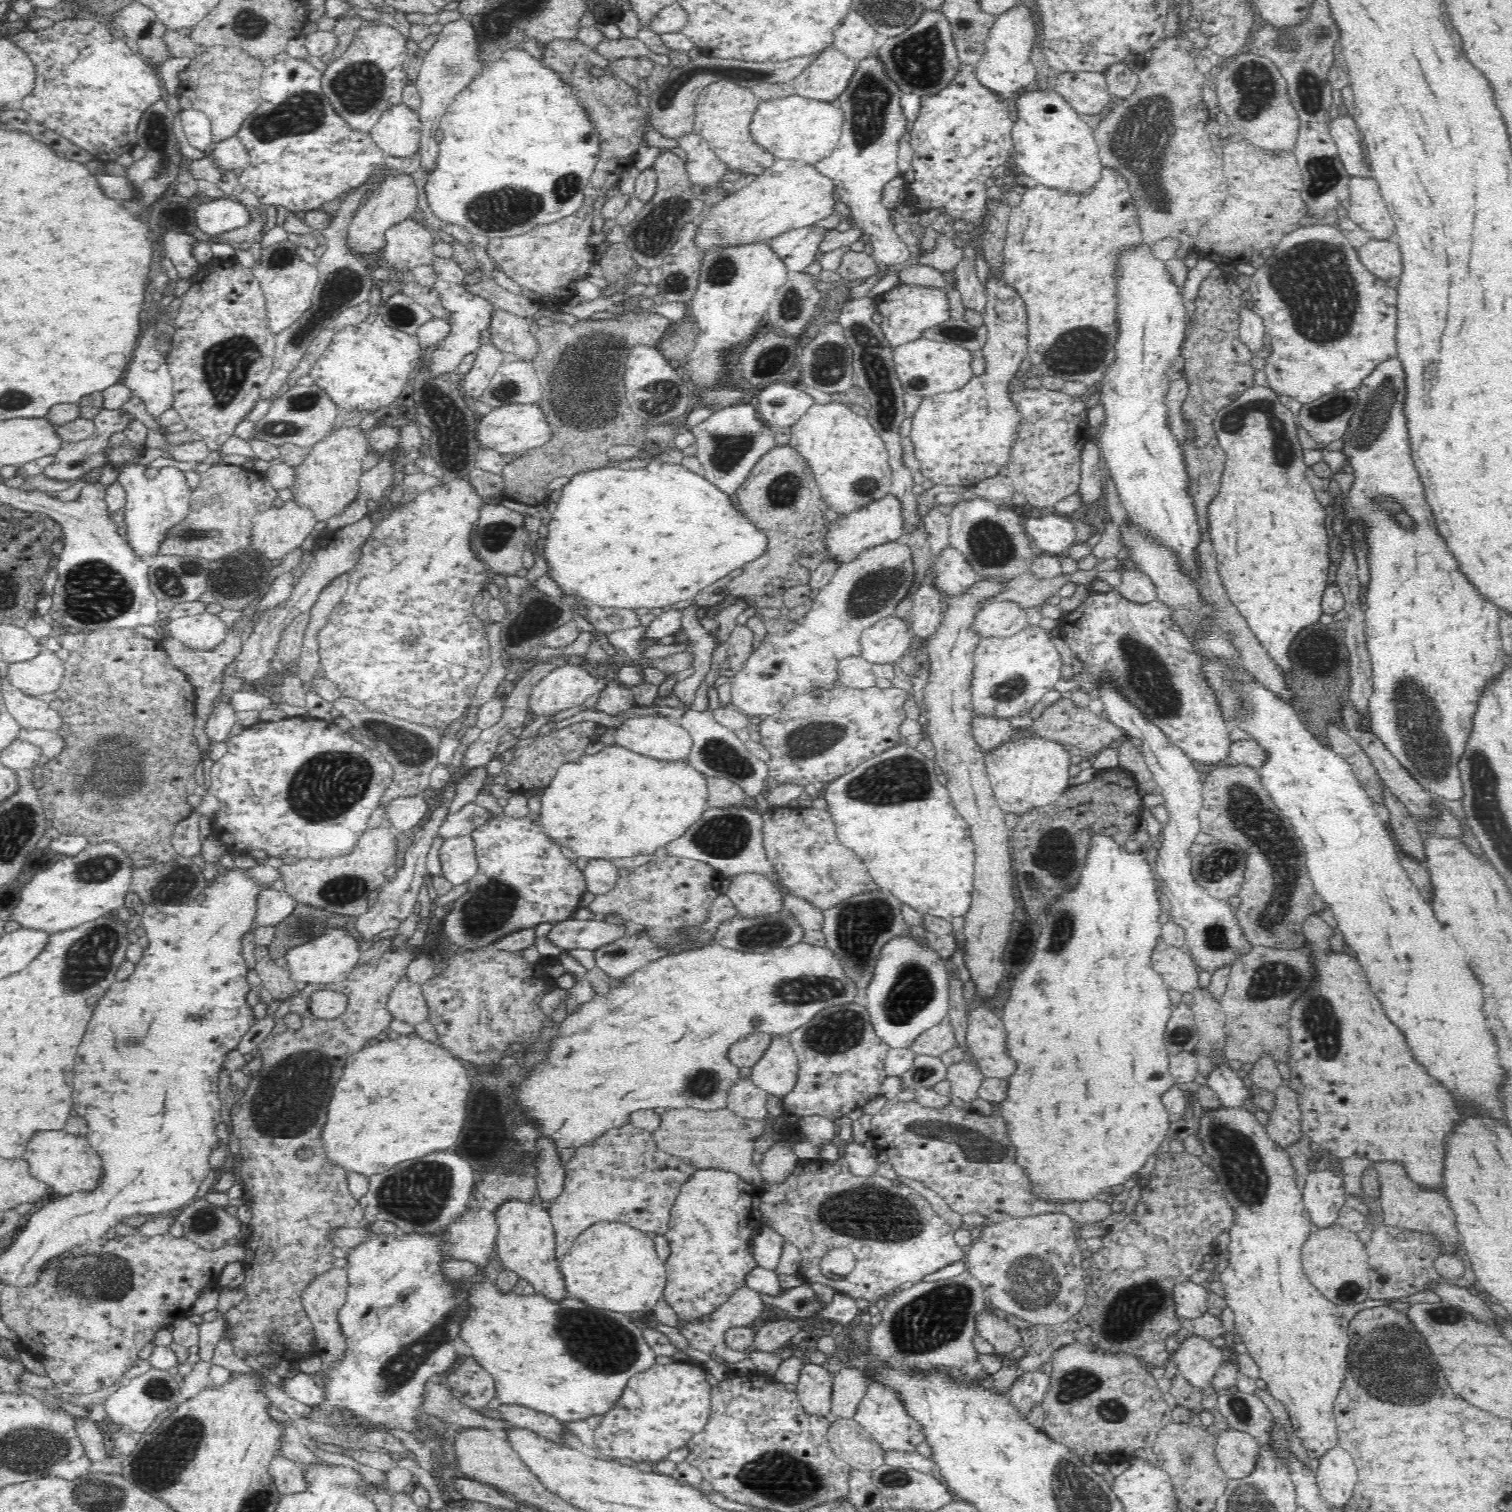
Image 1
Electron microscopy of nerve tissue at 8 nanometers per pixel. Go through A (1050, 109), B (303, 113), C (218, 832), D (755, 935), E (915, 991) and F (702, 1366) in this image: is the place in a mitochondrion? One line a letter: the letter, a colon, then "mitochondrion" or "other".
A: other
B: mitochondrion
C: other
D: mitochondrion
E: mitochondrion
F: other

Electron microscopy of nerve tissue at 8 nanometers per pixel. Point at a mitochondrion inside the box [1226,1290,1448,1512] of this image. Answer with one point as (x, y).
(1389, 1360)

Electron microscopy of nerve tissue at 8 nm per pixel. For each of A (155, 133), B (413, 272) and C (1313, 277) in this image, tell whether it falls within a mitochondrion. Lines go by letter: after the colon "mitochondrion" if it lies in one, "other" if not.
A: mitochondrion
B: other
C: mitochondrion

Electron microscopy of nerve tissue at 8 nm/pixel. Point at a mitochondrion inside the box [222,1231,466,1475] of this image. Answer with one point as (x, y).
(397, 1371)

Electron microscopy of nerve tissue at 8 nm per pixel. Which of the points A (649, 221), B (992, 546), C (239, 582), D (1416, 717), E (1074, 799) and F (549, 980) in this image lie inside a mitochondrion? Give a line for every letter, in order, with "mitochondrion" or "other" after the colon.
A: mitochondrion
B: mitochondrion
C: mitochondrion
D: mitochondrion
E: other
F: other

